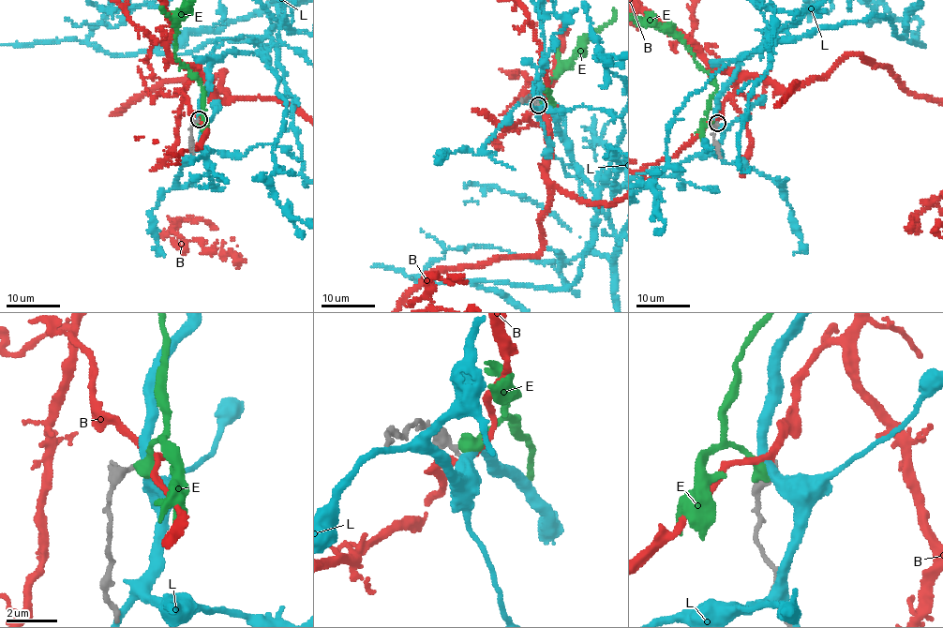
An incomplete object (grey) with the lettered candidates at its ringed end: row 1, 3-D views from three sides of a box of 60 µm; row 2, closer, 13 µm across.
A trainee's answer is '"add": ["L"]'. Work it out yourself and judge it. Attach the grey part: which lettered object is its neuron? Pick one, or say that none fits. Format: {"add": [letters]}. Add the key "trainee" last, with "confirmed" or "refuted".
{"add": ["B"], "trainee": "refuted"}

